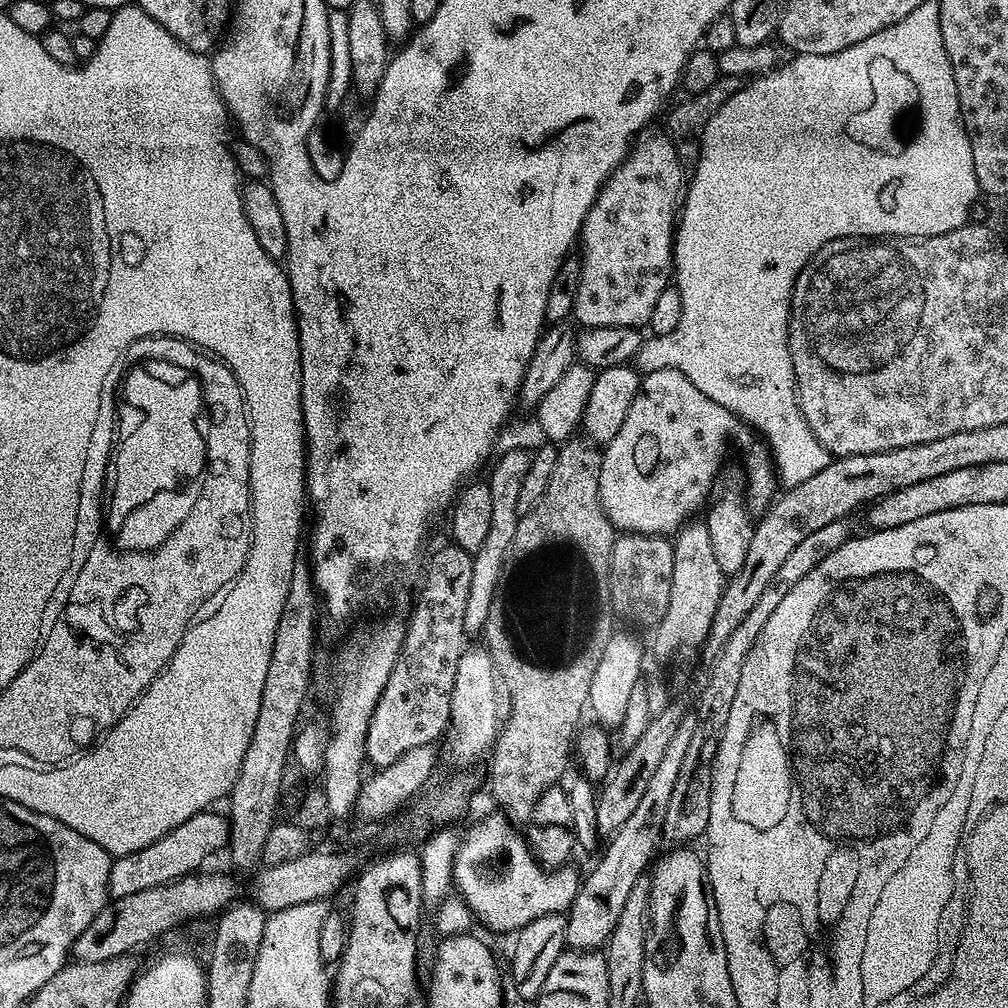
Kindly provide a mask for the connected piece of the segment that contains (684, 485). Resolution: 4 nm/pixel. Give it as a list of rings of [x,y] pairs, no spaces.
[[[663,368],[647,373],[640,381],[634,402],[630,402],[626,422],[622,422],[618,434],[614,434],[600,458],[600,501],[613,529],[624,534],[665,538],[679,532],[695,517],[692,515],[700,507],[703,509],[709,503],[712,487],[716,484],[716,471],[720,468],[720,455],[727,450],[731,440],[744,455],[744,472],[748,475],[746,503],[753,513],[763,513],[773,503],[778,487],[776,466],[772,463],[767,443],[751,424],[744,423],[740,417],[726,410],[726,406],[718,406],[714,398],[706,398],[706,394],[702,394],[702,390],[698,390],[684,372]]]

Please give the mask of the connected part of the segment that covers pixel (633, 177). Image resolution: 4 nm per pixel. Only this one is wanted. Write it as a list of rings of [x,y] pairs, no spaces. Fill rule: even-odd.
[[[667,135],[647,136],[637,139],[629,156],[612,171],[612,177],[602,186],[580,228],[581,278],[572,316],[575,323],[585,329],[610,326],[643,329],[654,310],[658,294],[670,286],[674,272],[672,246],[678,223],[678,205],[686,188],[686,177]]]

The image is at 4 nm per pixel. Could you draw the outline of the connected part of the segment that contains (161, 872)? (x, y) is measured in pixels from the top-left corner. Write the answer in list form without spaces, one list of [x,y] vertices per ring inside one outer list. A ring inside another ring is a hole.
[[[216,810],[194,814],[194,818],[186,818],[182,826],[174,826],[174,830],[158,838],[158,842],[150,842],[150,846],[142,846],[142,850],[134,850],[134,854],[115,857],[110,866],[109,897],[126,898],[126,894],[138,894],[138,890],[150,890],[159,884],[191,876],[203,869],[204,860],[210,859],[229,840],[230,820],[227,815],[219,816]]]

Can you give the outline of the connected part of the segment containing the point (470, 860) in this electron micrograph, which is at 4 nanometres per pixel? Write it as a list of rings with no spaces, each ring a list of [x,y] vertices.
[[[492,810],[489,816],[484,816],[477,824],[470,825],[468,833],[459,837],[456,846],[456,857],[452,863],[452,882],[455,891],[472,911],[473,917],[479,923],[481,920],[492,932],[515,934],[530,922],[534,922],[534,918],[542,918],[555,912],[567,913],[582,883],[581,873],[576,873],[572,866],[561,866],[551,870],[545,868],[533,856],[527,839],[516,832],[519,832],[517,825],[503,812]]]

